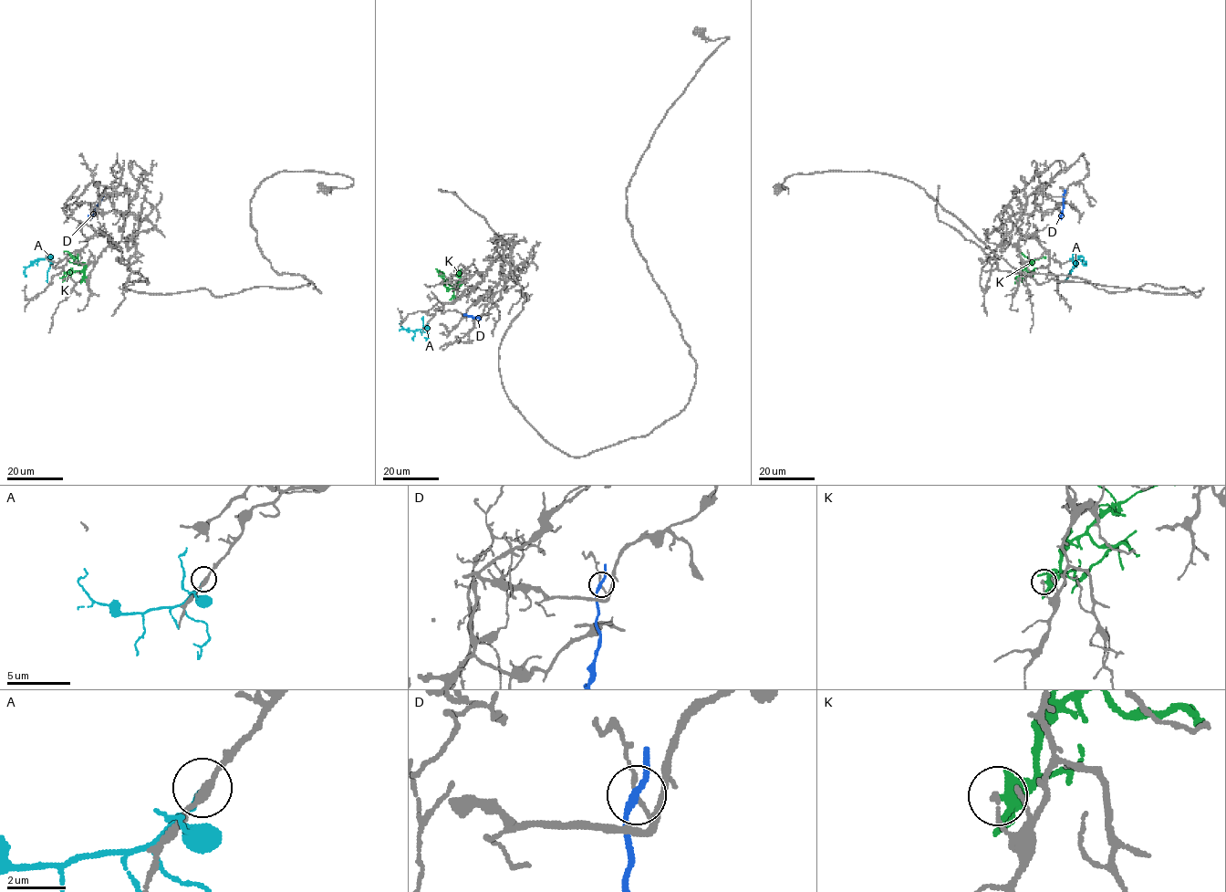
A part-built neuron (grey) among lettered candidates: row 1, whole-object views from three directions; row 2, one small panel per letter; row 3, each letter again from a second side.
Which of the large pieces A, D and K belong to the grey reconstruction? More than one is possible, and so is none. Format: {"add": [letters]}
{"add": []}

